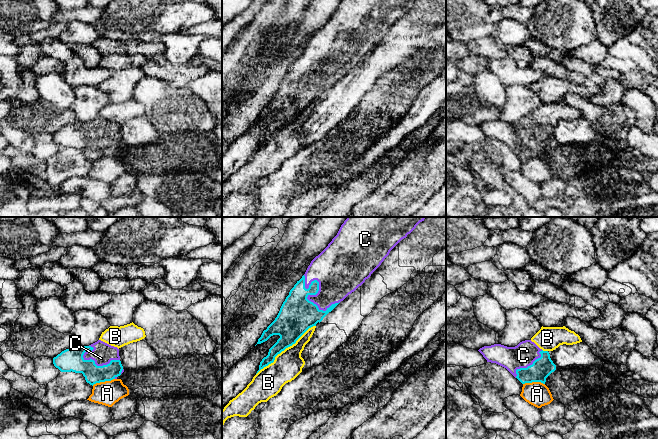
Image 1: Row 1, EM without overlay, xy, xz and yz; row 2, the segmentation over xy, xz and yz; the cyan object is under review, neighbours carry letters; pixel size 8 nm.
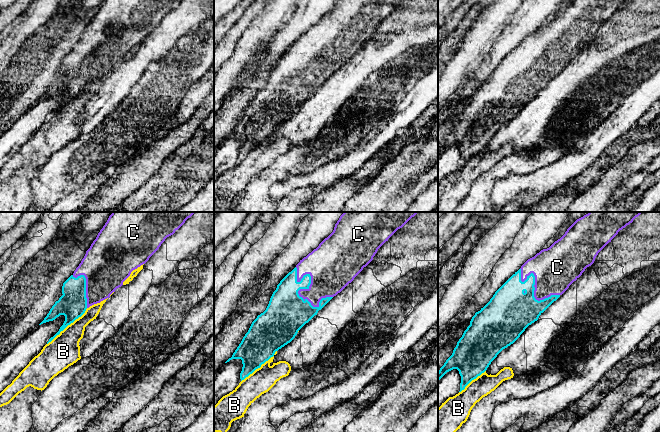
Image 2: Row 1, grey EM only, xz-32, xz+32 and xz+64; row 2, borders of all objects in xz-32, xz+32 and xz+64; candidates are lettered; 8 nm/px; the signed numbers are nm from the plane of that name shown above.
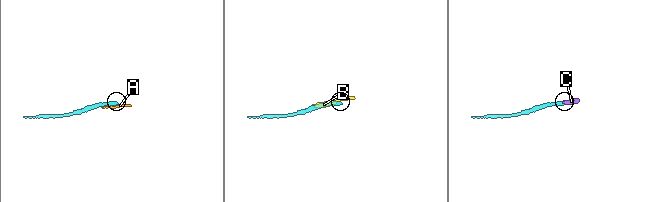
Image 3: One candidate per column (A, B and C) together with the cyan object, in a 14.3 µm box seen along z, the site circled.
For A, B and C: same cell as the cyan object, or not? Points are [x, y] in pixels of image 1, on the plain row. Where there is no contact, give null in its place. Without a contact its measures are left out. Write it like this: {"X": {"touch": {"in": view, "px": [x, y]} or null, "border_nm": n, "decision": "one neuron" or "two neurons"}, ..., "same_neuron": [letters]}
{"A": {"touch": {"in": "xy", "px": [103, 157]}, "border_nm": 190, "decision": "two neurons"}, "B": {"touch": {"in": "xz", "px": [284, 125]}, "border_nm": 600, "decision": "two neurons"}, "C": {"touch": {"in": "xz", "px": [314, 70]}, "border_nm": 360, "decision": "one neuron"}, "same_neuron": ["C"]}

